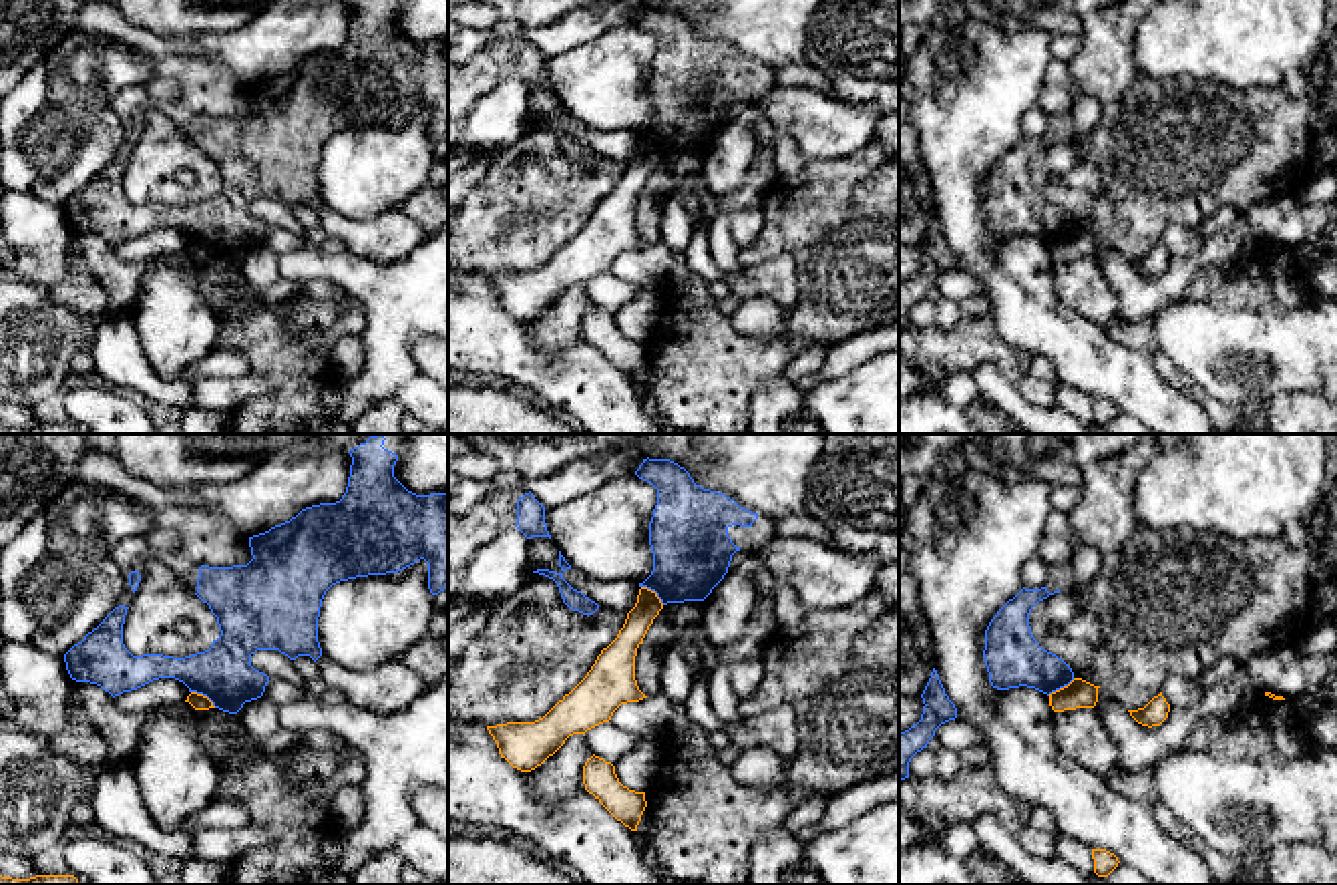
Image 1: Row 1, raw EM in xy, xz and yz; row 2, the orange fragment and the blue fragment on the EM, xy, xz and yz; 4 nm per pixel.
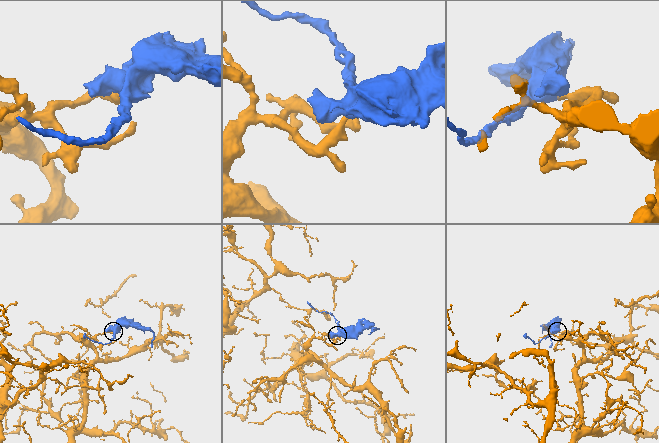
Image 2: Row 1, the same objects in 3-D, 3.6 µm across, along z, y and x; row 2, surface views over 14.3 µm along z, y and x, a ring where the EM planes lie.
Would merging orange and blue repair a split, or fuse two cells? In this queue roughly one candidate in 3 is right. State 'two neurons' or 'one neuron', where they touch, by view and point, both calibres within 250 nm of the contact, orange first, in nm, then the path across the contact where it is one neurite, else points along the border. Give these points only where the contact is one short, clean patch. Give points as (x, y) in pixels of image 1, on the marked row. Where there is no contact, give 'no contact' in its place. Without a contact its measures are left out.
two neurons; contact xy (204, 696); calibres 60 and 240 nm; border xy (192, 690), (216, 706)

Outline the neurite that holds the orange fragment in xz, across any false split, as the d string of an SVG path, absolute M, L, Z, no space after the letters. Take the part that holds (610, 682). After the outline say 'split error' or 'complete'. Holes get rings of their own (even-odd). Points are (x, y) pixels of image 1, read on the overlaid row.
M641 587L617 638L601 650L587 676L543 718L487 726L501 758L521 772L531 772L553 756L569 736L609 722L621 704L647 698L635 680L635 656L661 609L657 593Z; complete

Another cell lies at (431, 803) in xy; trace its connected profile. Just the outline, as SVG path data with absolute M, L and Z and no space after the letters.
M424 786L412 799L418 825L432 829L448 843L448 792L438 786Z

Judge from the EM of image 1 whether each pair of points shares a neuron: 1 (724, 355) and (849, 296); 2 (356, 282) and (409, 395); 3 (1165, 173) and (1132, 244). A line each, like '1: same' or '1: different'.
1: same
2: different
3: same

